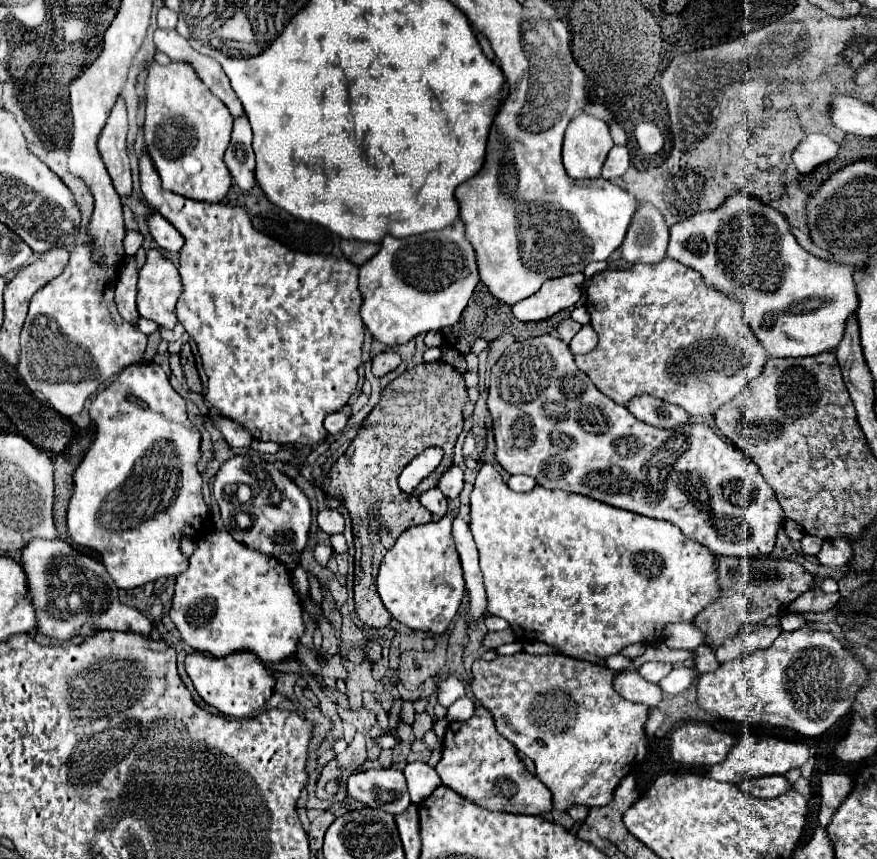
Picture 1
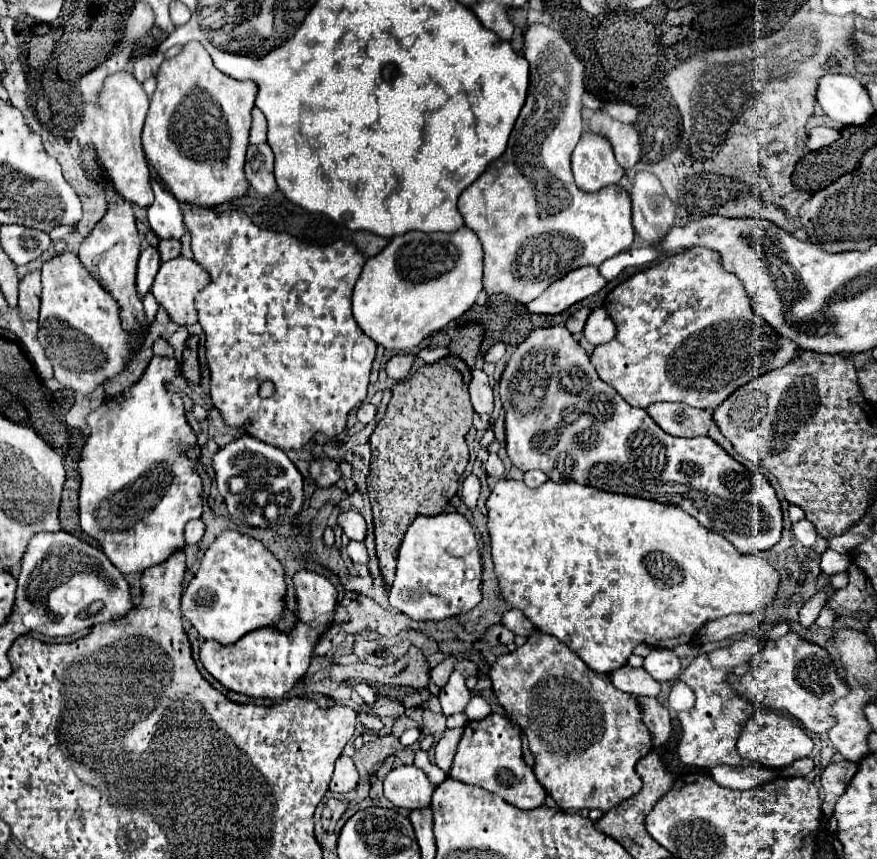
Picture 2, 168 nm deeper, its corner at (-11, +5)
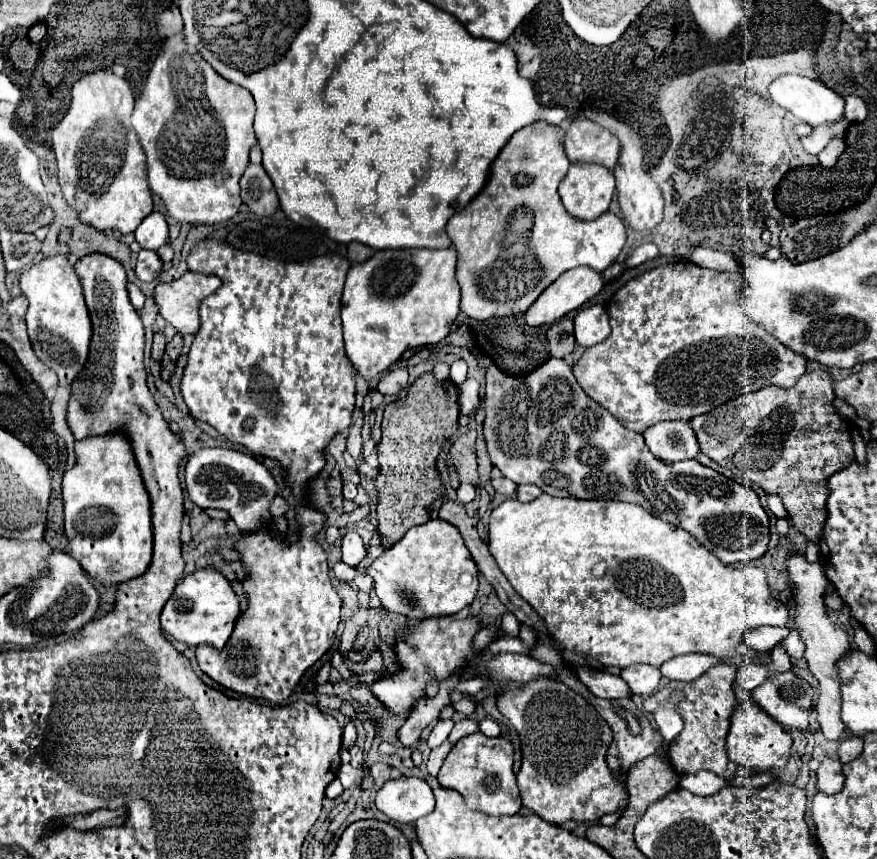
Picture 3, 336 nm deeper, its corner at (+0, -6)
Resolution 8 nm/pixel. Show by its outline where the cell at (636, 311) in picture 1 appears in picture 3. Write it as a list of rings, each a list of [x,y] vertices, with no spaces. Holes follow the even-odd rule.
[[[681,261],[681,263],[671,263],[671,265],[661,265],[657,269],[651,269],[635,279],[631,279],[629,283],[625,283],[611,299],[609,303],[609,315],[611,315],[611,335],[601,341],[599,345],[593,345],[589,349],[585,349],[585,353],[579,357],[579,361],[573,365],[573,375],[579,381],[581,389],[587,391],[587,395],[597,401],[601,407],[605,407],[607,411],[611,411],[611,415],[625,427],[629,427],[631,431],[643,433],[645,429],[649,429],[651,425],[659,423],[659,421],[689,421],[697,415],[709,413],[711,409],[727,403],[729,399],[741,397],[745,393],[751,391],[759,391],[761,387],[781,387],[781,389],[789,389],[797,383],[797,379],[805,373],[805,365],[807,359],[805,355],[797,355],[795,351],[791,351],[789,347],[785,347],[781,341],[773,339],[773,335],[769,335],[761,325],[753,323],[747,315],[745,309],[741,307],[741,295],[745,295],[745,277],[741,273],[719,273],[719,271],[711,271],[705,267],[699,267],[695,263],[689,261]]]

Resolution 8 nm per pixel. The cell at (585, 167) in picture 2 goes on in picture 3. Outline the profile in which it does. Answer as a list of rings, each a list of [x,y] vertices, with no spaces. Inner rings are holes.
[[[573,163],[559,185],[561,201],[569,215],[591,221],[609,209],[615,193],[615,177],[609,169],[589,163]]]

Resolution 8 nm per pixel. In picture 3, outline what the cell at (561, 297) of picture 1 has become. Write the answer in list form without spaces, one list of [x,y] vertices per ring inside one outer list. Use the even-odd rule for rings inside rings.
[[[577,267],[561,275],[553,285],[545,289],[545,295],[529,307],[525,313],[525,321],[533,327],[549,325],[555,319],[565,317],[569,311],[579,309],[591,297],[595,297],[605,285],[601,273],[591,267]]]

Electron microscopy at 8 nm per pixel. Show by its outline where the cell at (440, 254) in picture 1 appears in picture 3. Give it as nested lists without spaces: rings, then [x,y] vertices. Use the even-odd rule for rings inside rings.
[[[387,249],[377,251],[365,263],[351,265],[341,299],[341,319],[345,353],[355,371],[369,383],[403,355],[405,349],[435,345],[451,333],[451,325],[459,315],[459,283],[455,279],[457,253],[449,249]]]

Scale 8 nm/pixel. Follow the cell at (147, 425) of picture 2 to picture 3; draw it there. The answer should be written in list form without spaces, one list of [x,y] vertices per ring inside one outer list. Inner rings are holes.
[[[119,435],[87,437],[75,443],[77,463],[71,471],[63,475],[63,507],[65,507],[65,535],[69,541],[69,555],[73,555],[87,575],[101,585],[119,585],[133,577],[139,577],[147,571],[153,551],[153,529],[151,529],[151,511],[149,495],[143,487],[139,467],[135,465],[129,439]]]

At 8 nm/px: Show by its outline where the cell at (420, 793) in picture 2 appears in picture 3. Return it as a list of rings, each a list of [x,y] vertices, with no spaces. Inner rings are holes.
[[[401,777],[401,779],[391,779],[383,785],[383,789],[377,793],[377,809],[383,811],[389,819],[397,823],[415,823],[419,817],[429,815],[435,807],[435,797],[427,781],[417,779],[417,777]]]

